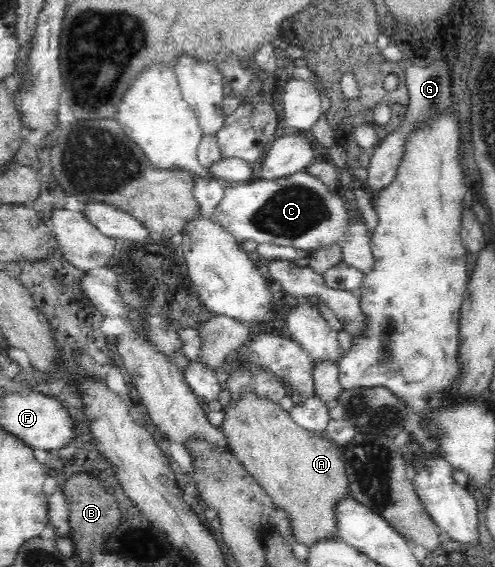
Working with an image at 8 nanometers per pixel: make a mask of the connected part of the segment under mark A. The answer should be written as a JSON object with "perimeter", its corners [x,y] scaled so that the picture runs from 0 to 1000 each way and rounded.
{"perimeter":[[[497,693],[489,700],[487,707],[481,707],[477,714],[463,714],[455,720],[451,750],[446,753],[451,764],[455,765],[461,785],[467,792],[467,797],[485,817],[491,820],[491,825],[509,838],[509,841],[529,857],[529,862],[541,871],[541,877],[549,882],[549,887],[564,898],[570,905],[576,905],[580,917],[584,919],[584,928],[588,933],[590,949],[596,951],[602,958],[618,961],[622,968],[632,966],[634,961],[646,958],[646,954],[667,954],[675,951],[685,951],[683,931],[681,931],[681,894],[691,889],[691,884],[707,880],[707,847],[699,840],[699,811],[695,810],[695,797],[691,788],[679,785],[679,781],[663,776],[655,771],[636,772],[634,767],[610,758],[586,735],[584,728],[578,728],[562,711],[545,711],[511,693]]]}

